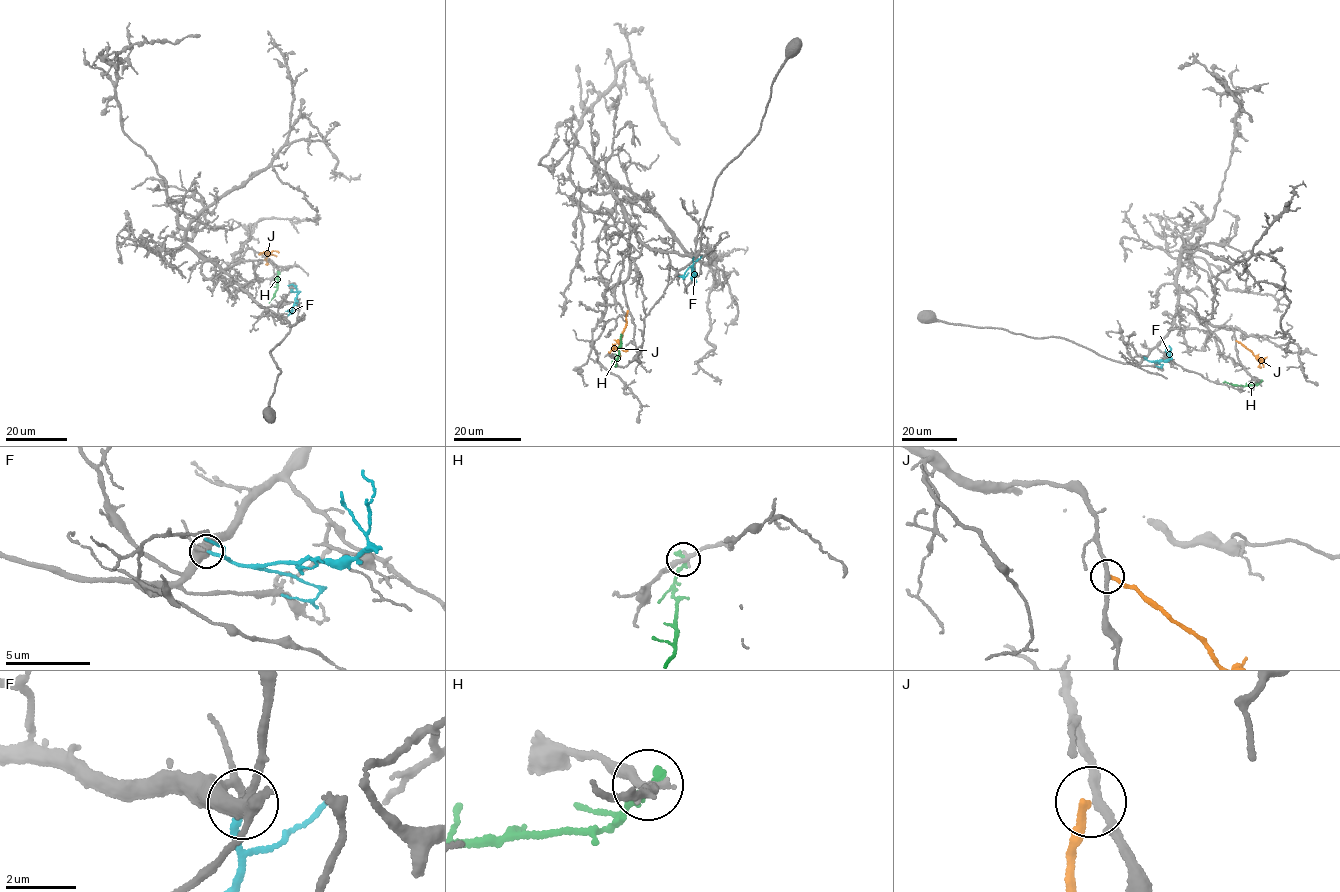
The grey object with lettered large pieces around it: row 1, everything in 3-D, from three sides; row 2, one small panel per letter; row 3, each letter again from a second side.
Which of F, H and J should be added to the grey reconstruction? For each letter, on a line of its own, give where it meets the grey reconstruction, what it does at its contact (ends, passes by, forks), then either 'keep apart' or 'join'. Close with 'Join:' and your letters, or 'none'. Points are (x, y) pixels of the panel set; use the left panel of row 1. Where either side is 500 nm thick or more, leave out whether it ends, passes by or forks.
F: (288, 315) | it ends | join
H: (278, 272) | it ends | keep apart
J: (259, 254) | it ends | keep apart
Join: F

